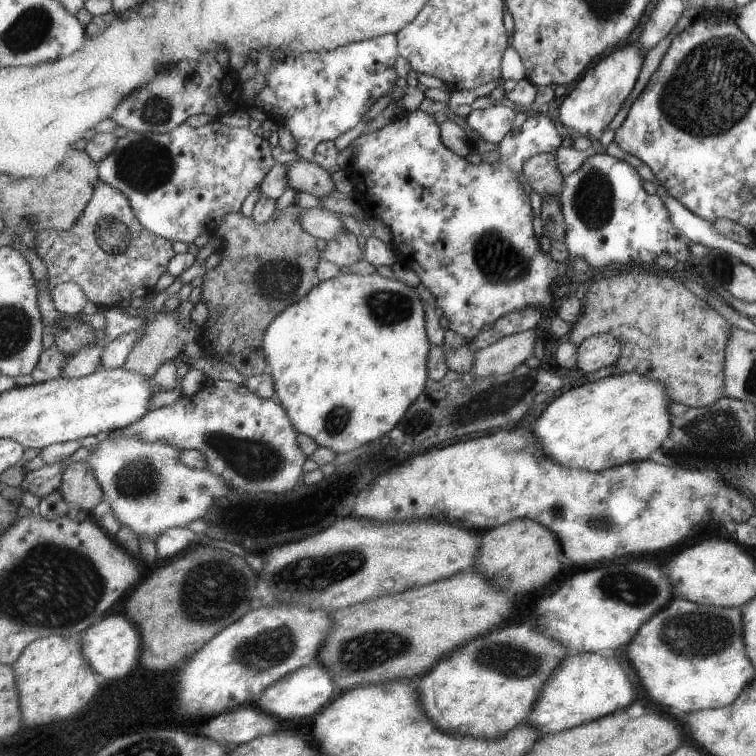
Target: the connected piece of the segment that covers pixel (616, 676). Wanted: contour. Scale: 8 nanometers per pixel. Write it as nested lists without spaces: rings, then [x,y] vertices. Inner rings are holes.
[[[591,652],[567,656],[545,682],[541,695],[538,695],[538,700],[533,704],[525,723],[537,729],[543,736],[592,722],[616,711],[624,711],[632,705],[636,696],[628,676],[630,670],[624,668],[612,656]]]

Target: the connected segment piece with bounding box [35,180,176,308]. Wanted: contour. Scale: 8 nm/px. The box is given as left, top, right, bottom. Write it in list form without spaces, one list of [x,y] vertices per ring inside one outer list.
[[[99,180],[94,187],[93,198],[77,222],[65,231],[46,229],[40,232],[36,238],[35,250],[38,250],[49,266],[51,290],[58,283],[74,281],[86,293],[87,300],[95,302],[101,308],[107,308],[116,307],[118,302],[124,304],[127,299],[148,295],[155,288],[160,276],[167,272],[173,256],[176,255],[172,243],[141,223],[129,198],[120,189]]]

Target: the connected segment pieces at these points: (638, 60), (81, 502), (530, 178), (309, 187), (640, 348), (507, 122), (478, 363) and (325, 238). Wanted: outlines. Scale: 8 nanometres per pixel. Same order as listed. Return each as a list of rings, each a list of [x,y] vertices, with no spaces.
[[[635,39],[633,43],[608,53],[594,65],[594,68],[589,68],[582,80],[577,82],[576,88],[568,91],[568,96],[560,104],[558,112],[563,126],[573,128],[582,134],[597,136],[598,132],[604,130],[608,122],[618,114],[624,100],[632,92],[644,59],[645,56]]]
[[[74,461],[64,467],[59,491],[66,502],[70,506],[76,504],[83,515],[90,515],[90,510],[102,500],[102,489],[88,463]]]
[[[540,153],[526,160],[522,169],[528,189],[544,197],[558,197],[563,189],[563,176],[558,170],[554,153]]]
[[[298,159],[285,167],[289,187],[296,191],[309,192],[320,199],[336,191],[331,174],[314,161]]]
[[[626,272],[614,278],[596,280],[586,292],[586,309],[572,325],[569,338],[565,340],[579,345],[589,336],[600,333],[610,333],[619,341],[626,340],[626,352],[622,350],[622,358],[610,367],[613,374],[635,372],[660,381],[667,388],[671,402],[692,408],[707,407],[725,396],[725,356],[732,326],[704,299],[694,295],[682,281],[646,272]]]
[[[497,103],[487,109],[474,109],[466,117],[470,127],[480,133],[484,144],[500,143],[512,130],[516,112],[508,106]]]
[[[534,329],[506,335],[486,348],[475,351],[470,373],[476,378],[511,373],[517,366],[534,356],[538,334]]]
[[[324,207],[302,209],[300,221],[305,231],[317,237],[322,245],[334,238],[334,235],[346,231],[338,215]]]

